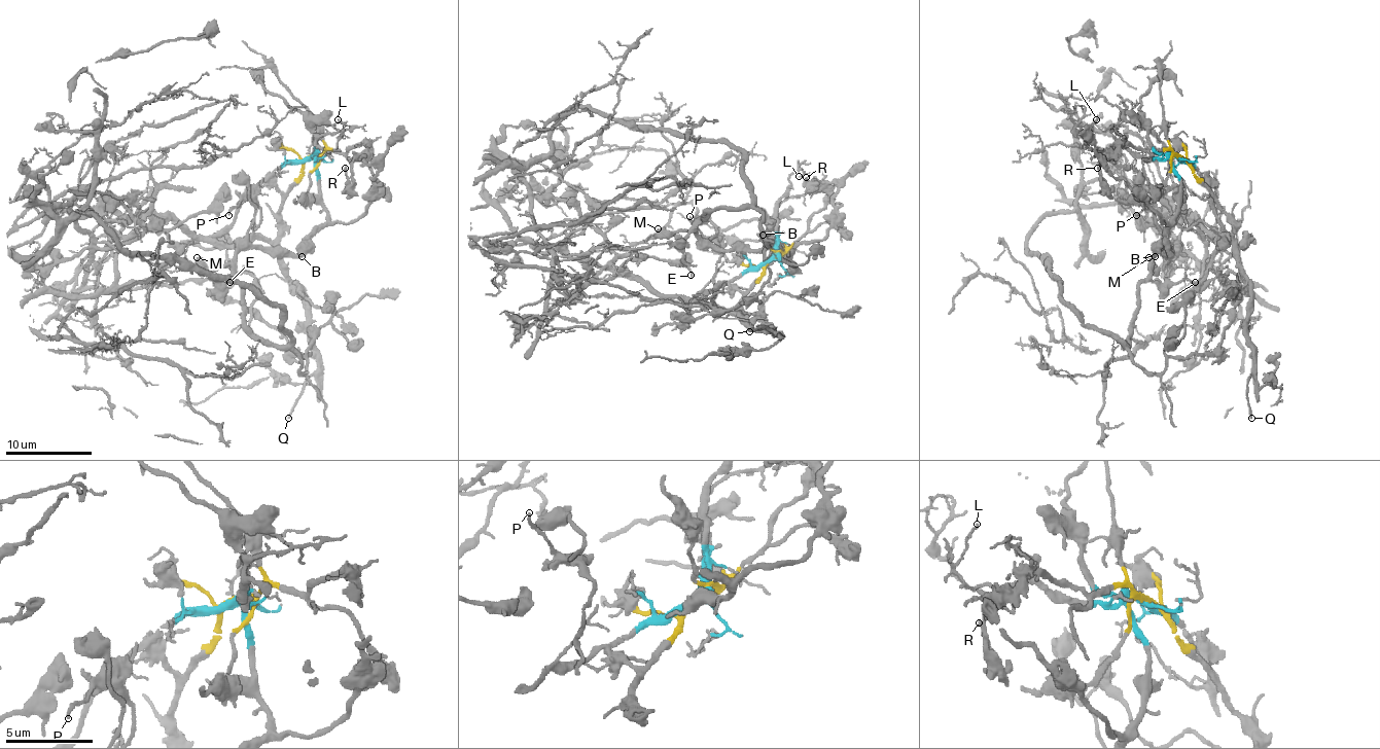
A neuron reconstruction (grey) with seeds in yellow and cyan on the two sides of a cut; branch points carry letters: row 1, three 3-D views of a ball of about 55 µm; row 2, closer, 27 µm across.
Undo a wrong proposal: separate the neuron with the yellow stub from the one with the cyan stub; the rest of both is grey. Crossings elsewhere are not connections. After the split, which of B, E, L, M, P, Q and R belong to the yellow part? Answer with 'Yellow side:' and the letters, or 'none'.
Yellow side: P, Q, R

